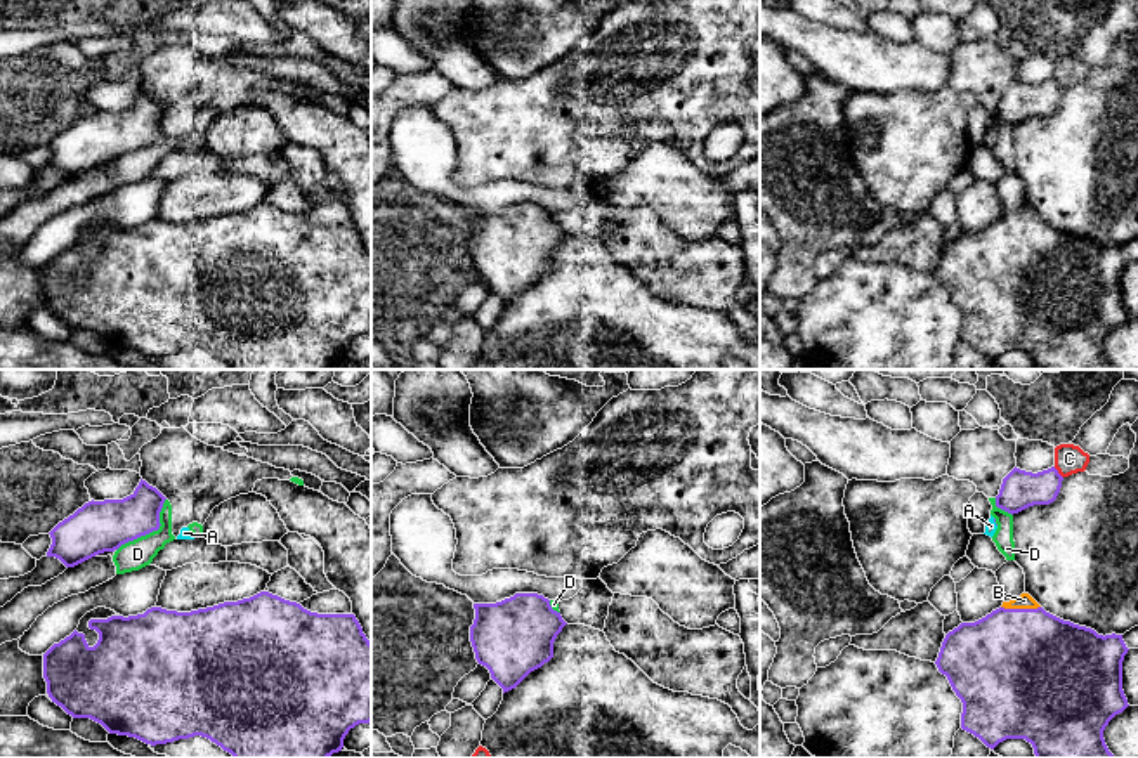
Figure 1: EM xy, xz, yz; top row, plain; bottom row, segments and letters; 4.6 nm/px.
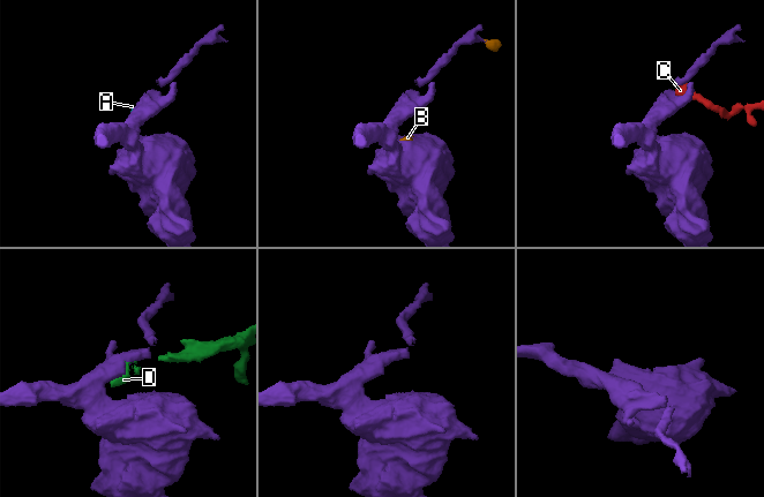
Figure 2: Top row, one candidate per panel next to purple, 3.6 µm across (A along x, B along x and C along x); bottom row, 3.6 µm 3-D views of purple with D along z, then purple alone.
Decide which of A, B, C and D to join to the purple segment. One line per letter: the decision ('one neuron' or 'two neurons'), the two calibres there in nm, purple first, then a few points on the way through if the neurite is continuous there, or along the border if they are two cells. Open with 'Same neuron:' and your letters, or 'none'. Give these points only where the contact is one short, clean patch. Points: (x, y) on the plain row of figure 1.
Same neuron: A, B
A: one neuron; calibres 20 and 50 nm
B: one neuron; calibres 500 and 70 nm
C: two neurons; calibres 180 and 140 nm
D: two neurons; calibres 240 and 140 nm

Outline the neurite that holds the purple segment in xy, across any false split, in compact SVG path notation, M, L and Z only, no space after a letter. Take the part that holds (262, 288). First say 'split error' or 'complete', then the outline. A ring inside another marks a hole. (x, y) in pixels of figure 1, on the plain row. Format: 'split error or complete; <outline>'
complete; M260 203L250 210L224 213L191 224L151 219L137 227L90 231L88 239L99 245L97 255L90 258L85 246L75 241L43 265L43 290L52 314L61 317L73 330L90 330L101 335L109 345L135 349L151 357L201 347L234 369L330 369L333 364L342 363L343 350L350 340L371 333L371 253L363 245L354 225L317 225L304 220L297 213Z

